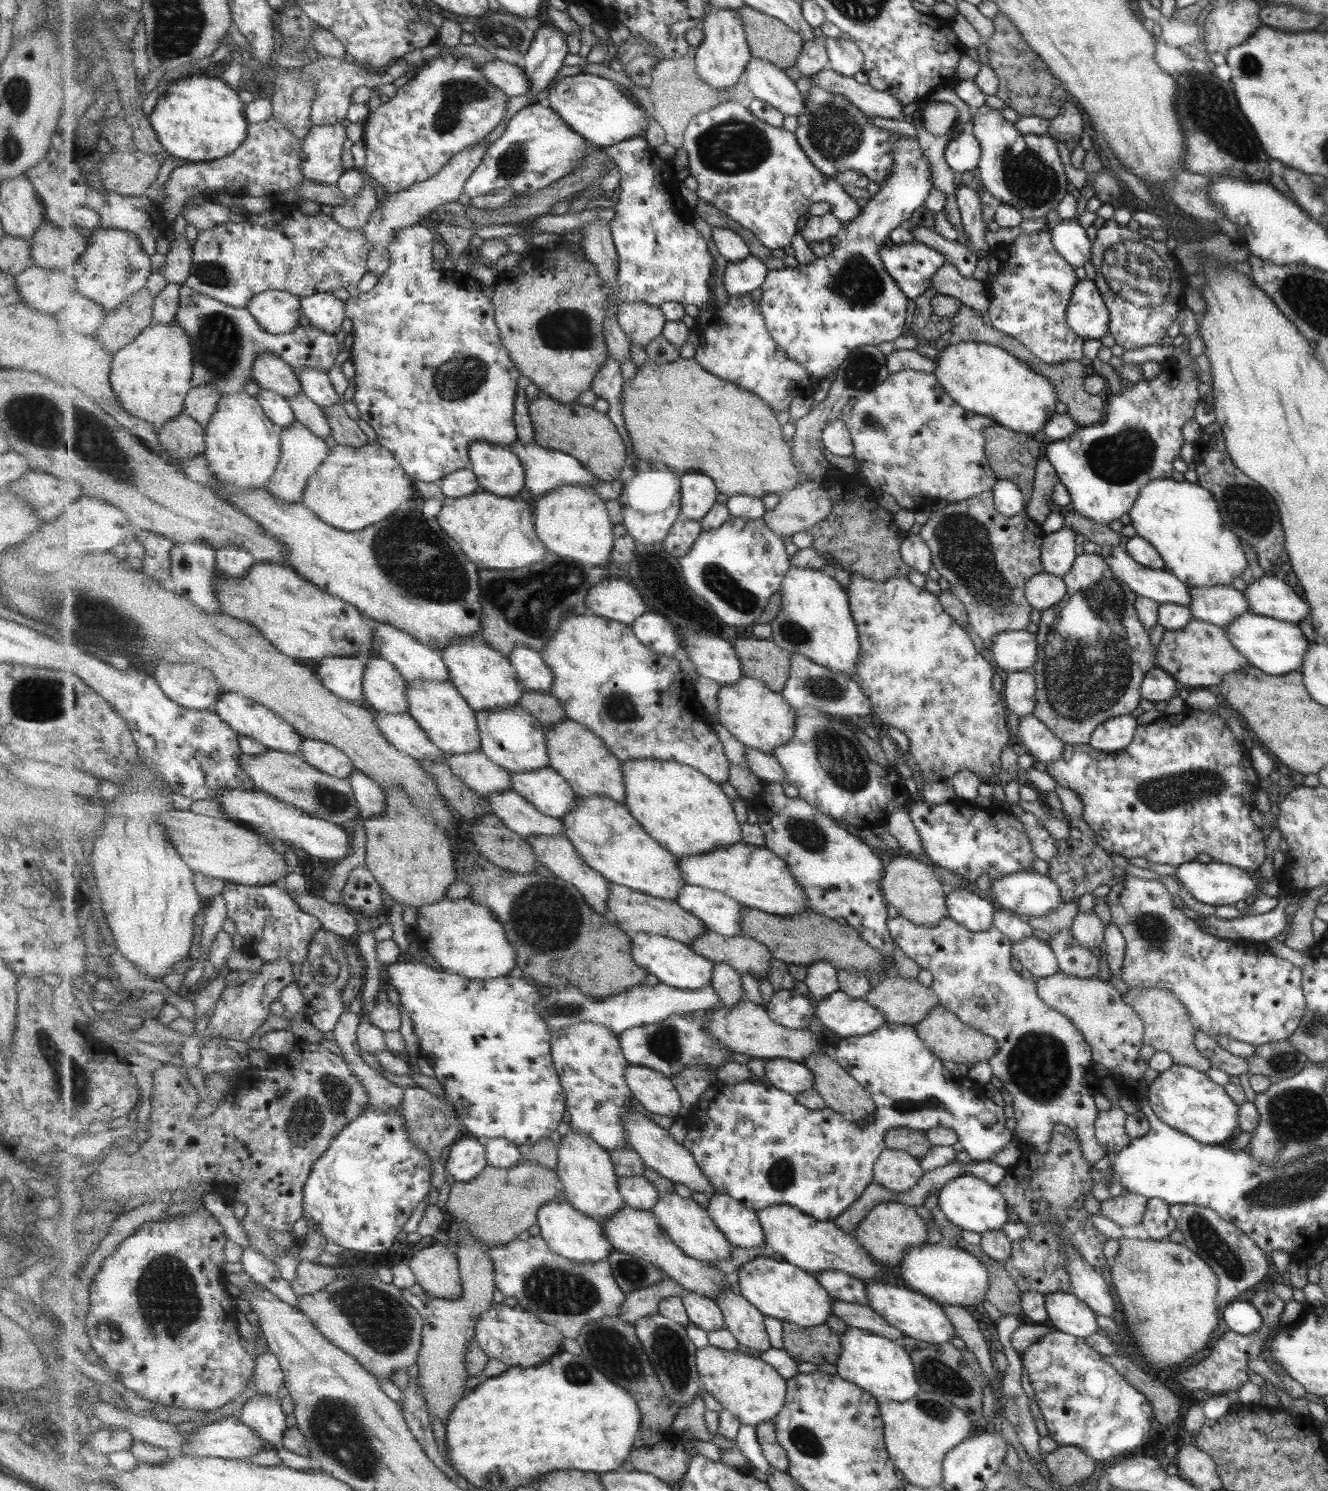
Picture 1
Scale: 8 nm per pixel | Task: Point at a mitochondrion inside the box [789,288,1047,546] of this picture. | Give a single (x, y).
(864, 369)

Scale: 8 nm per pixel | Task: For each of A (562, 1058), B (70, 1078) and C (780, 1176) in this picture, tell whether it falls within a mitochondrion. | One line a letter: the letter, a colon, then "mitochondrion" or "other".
A: other
B: mitochondrion
C: mitochondrion

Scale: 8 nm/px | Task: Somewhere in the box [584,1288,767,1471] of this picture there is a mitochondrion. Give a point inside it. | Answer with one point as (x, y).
(671, 1352)

